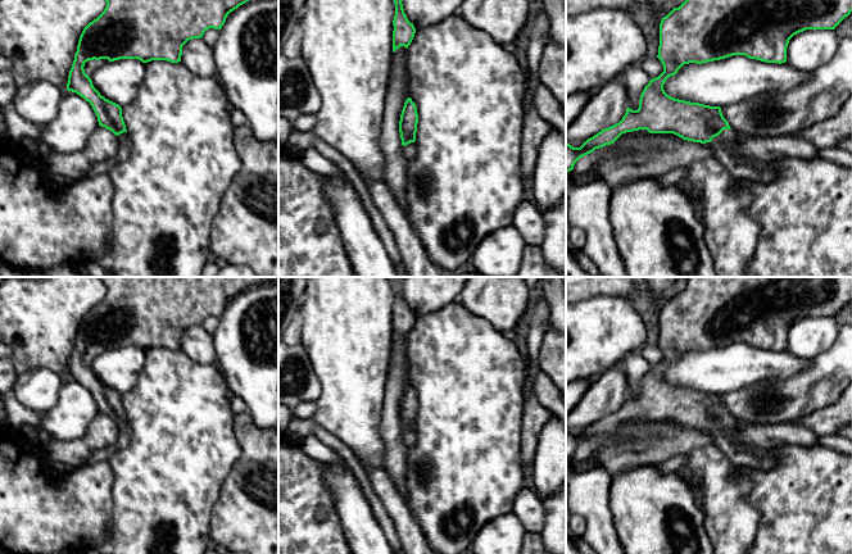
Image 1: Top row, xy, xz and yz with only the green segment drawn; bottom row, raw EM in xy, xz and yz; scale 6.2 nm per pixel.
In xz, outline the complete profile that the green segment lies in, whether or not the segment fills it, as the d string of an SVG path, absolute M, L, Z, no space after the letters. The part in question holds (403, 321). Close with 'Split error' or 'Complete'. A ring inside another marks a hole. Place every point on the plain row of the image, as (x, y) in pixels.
M395 277L391 278L393 281L393 287L395 291L395 303L393 308L394 318L393 318L393 340L399 336L400 333L404 333L408 336L411 332L416 315L413 310L411 310L404 300L403 296L403 277Z. Complete

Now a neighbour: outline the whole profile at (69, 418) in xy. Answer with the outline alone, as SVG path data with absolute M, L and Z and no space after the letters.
M65 377L58 403L42 413L38 424L23 426L22 432L31 440L37 440L41 430L53 440L77 440L85 437L89 426L98 416L98 404L90 390L76 380Z

